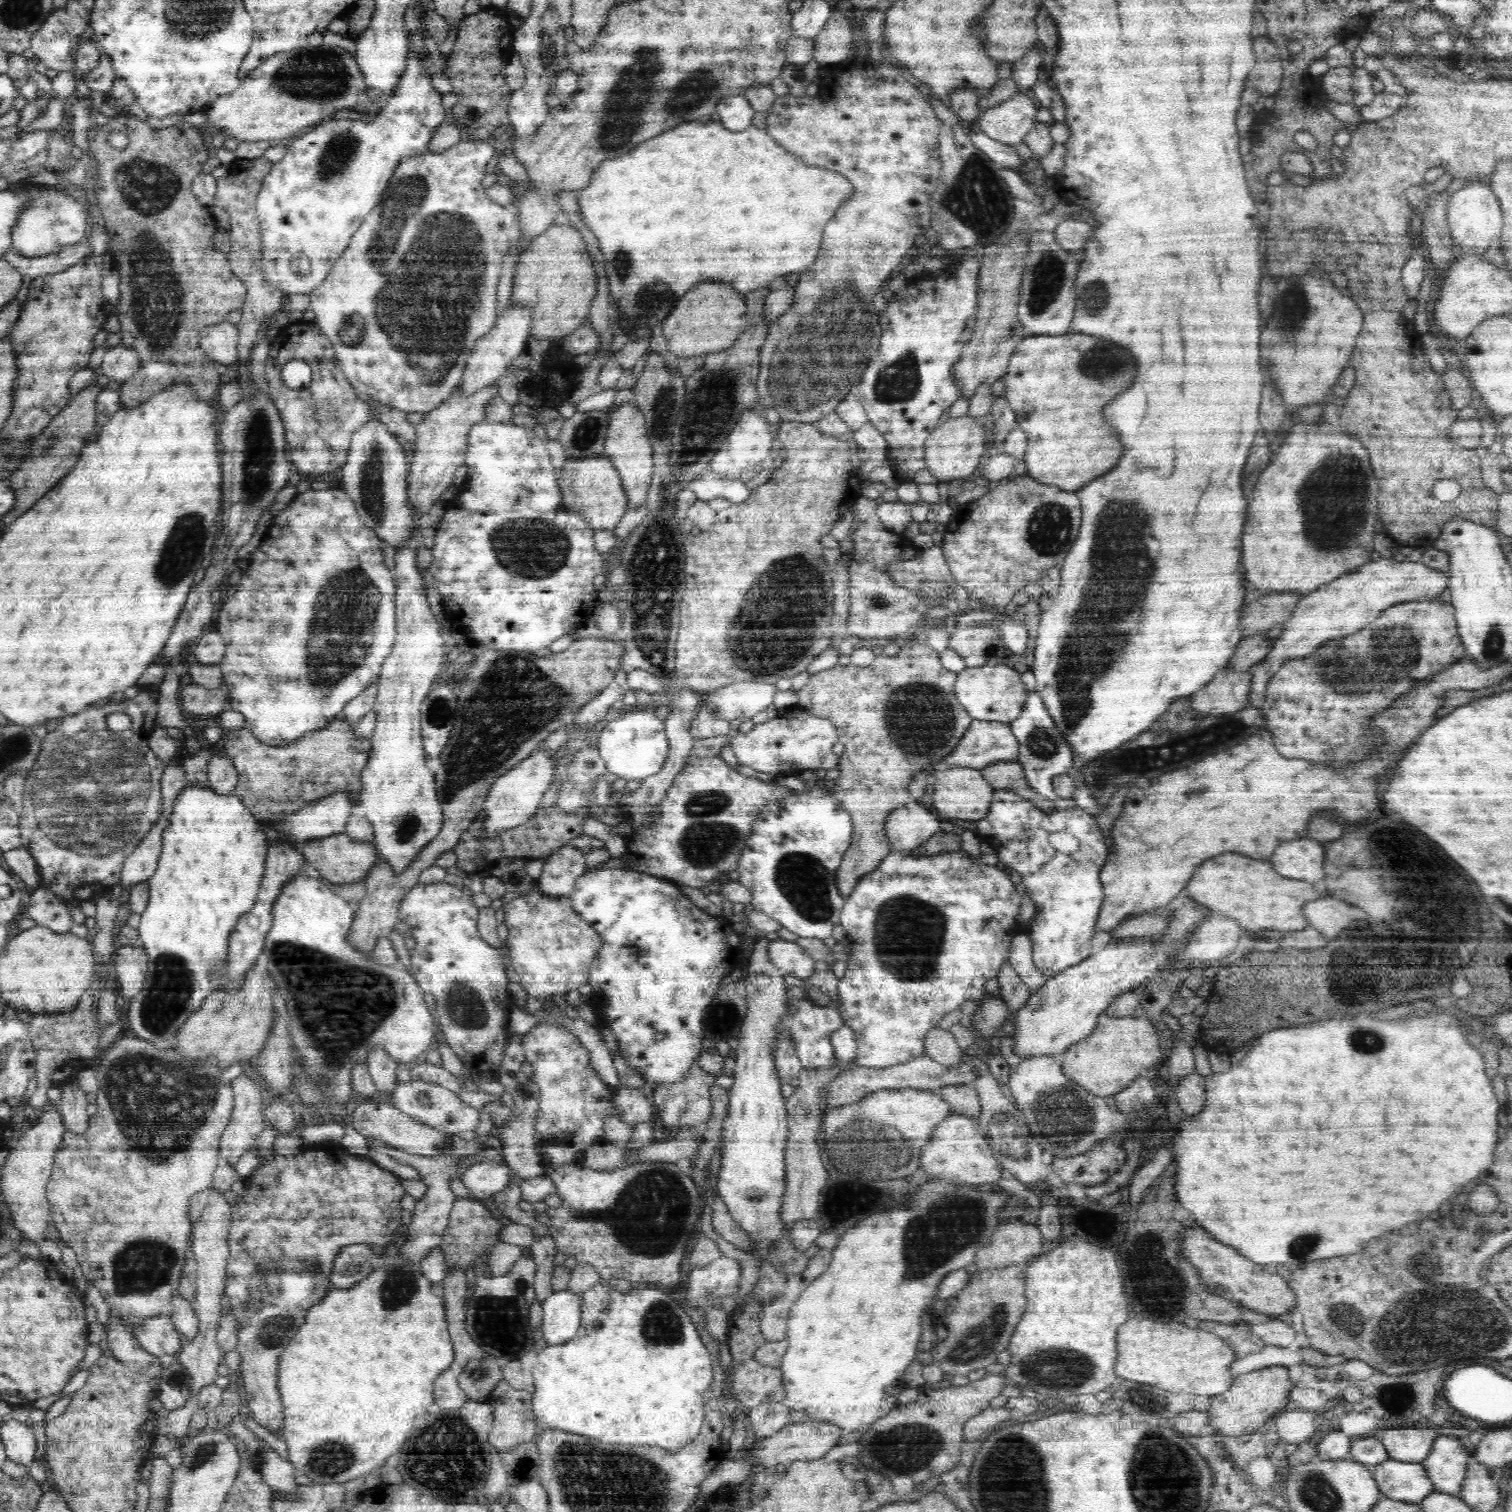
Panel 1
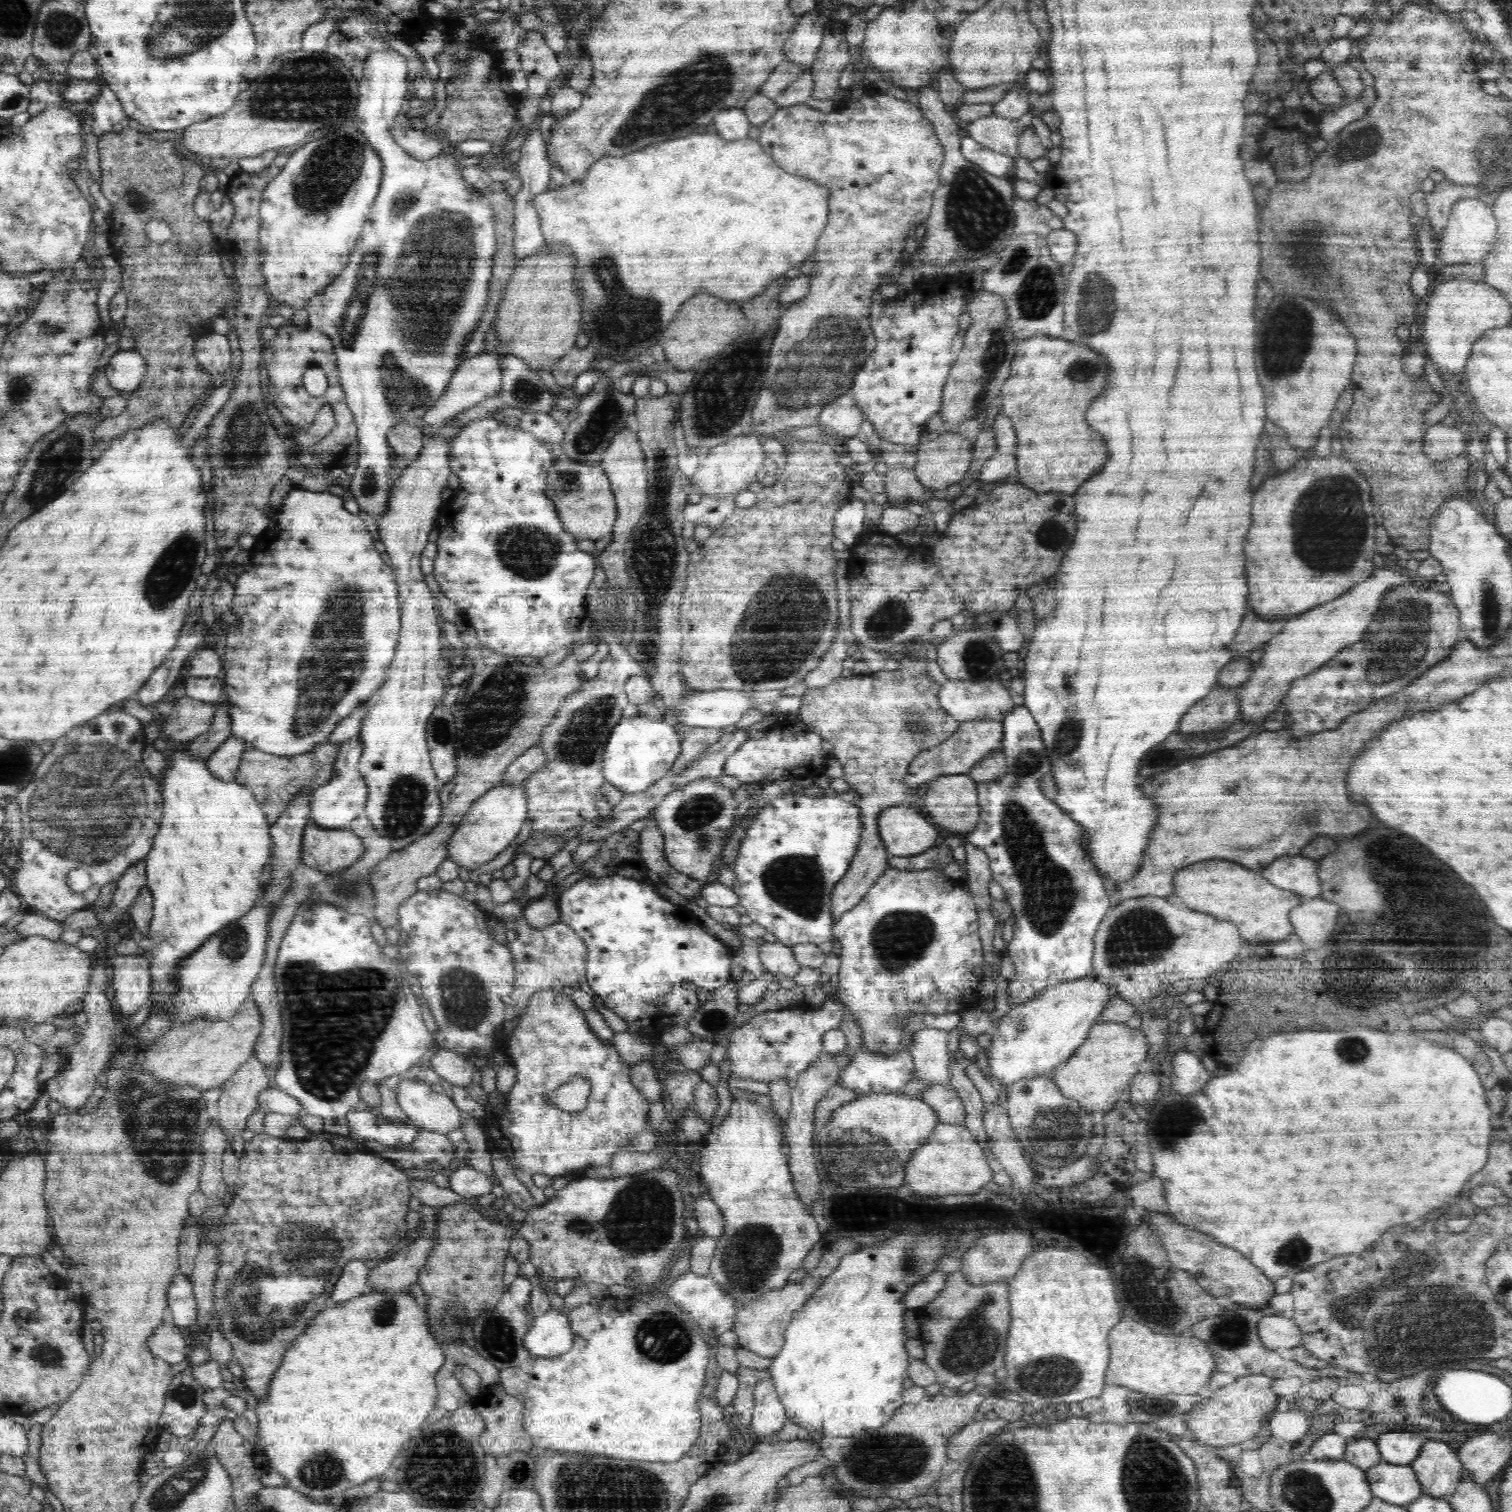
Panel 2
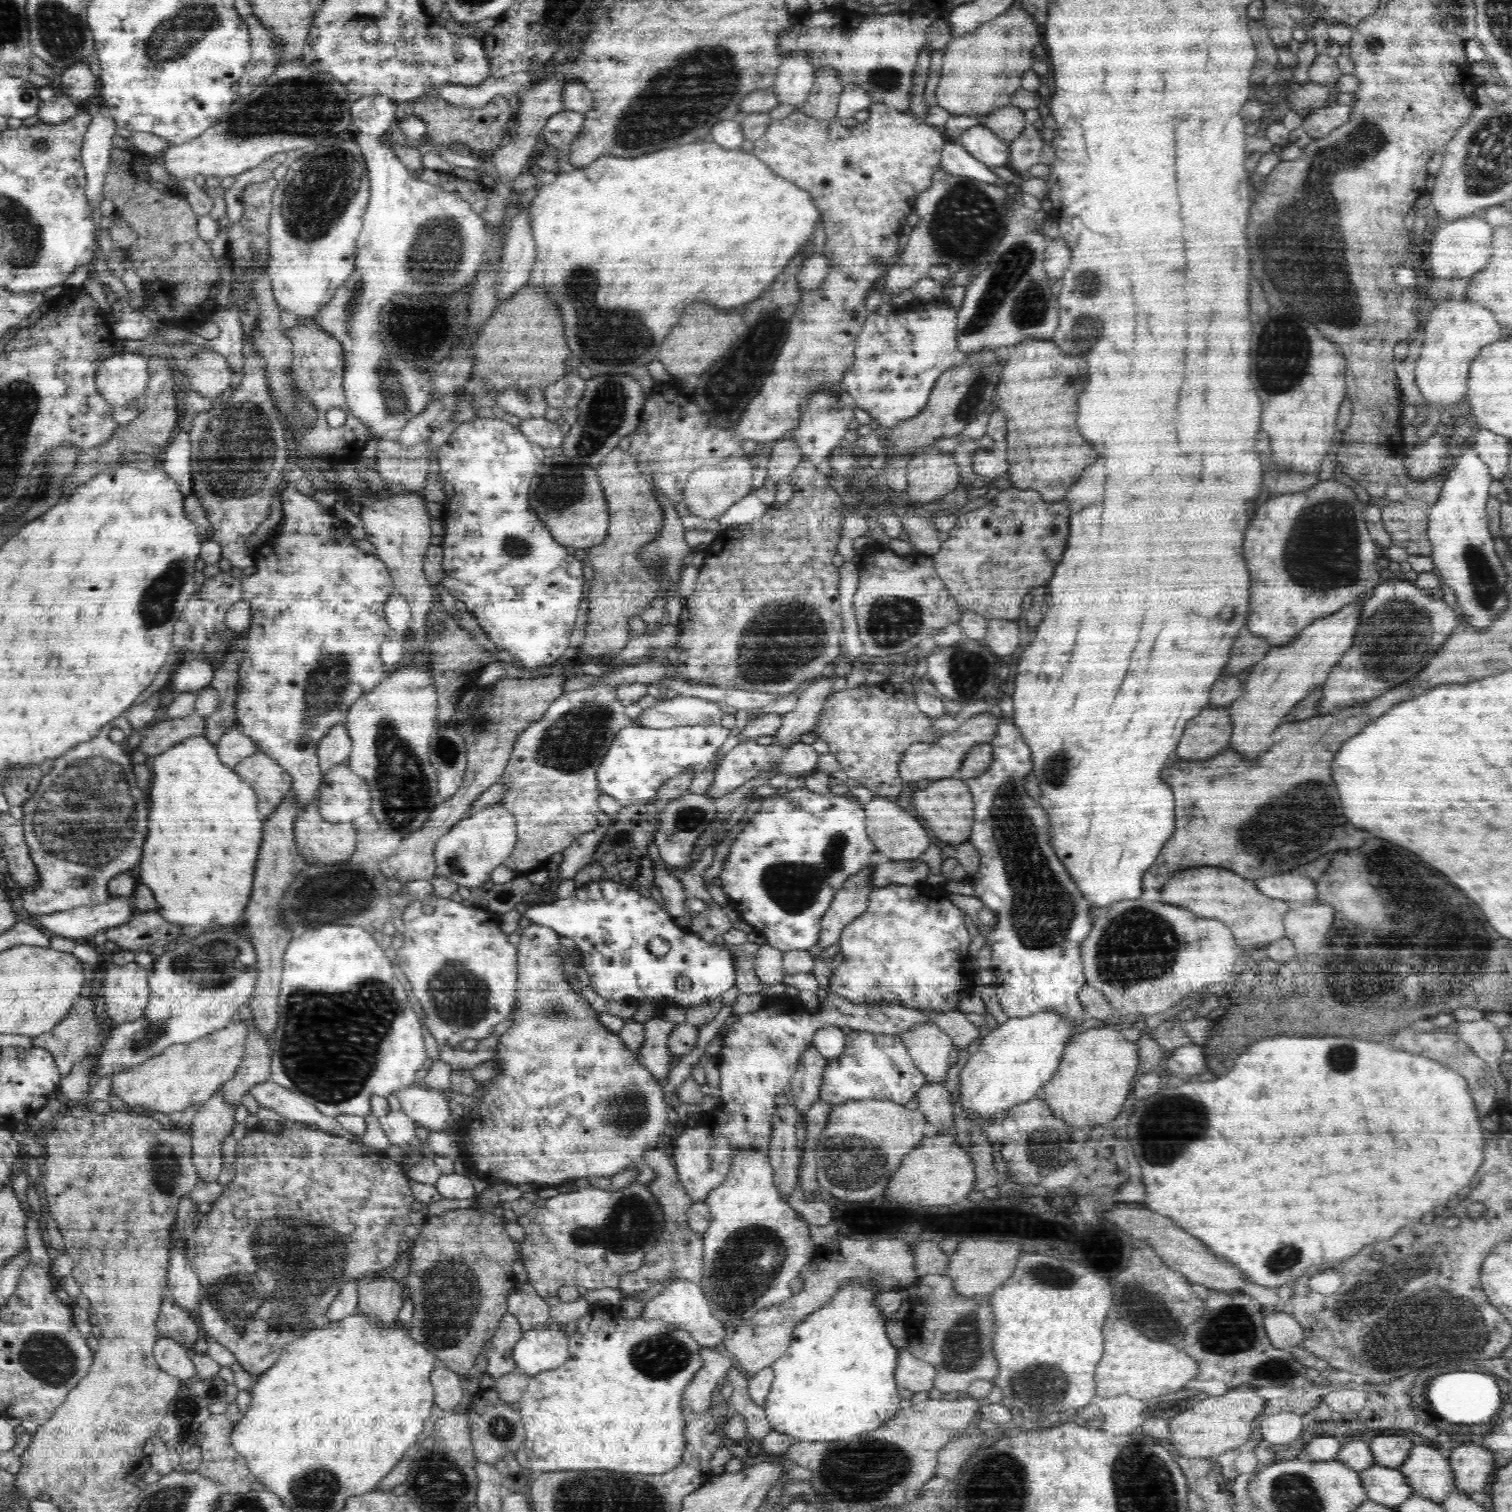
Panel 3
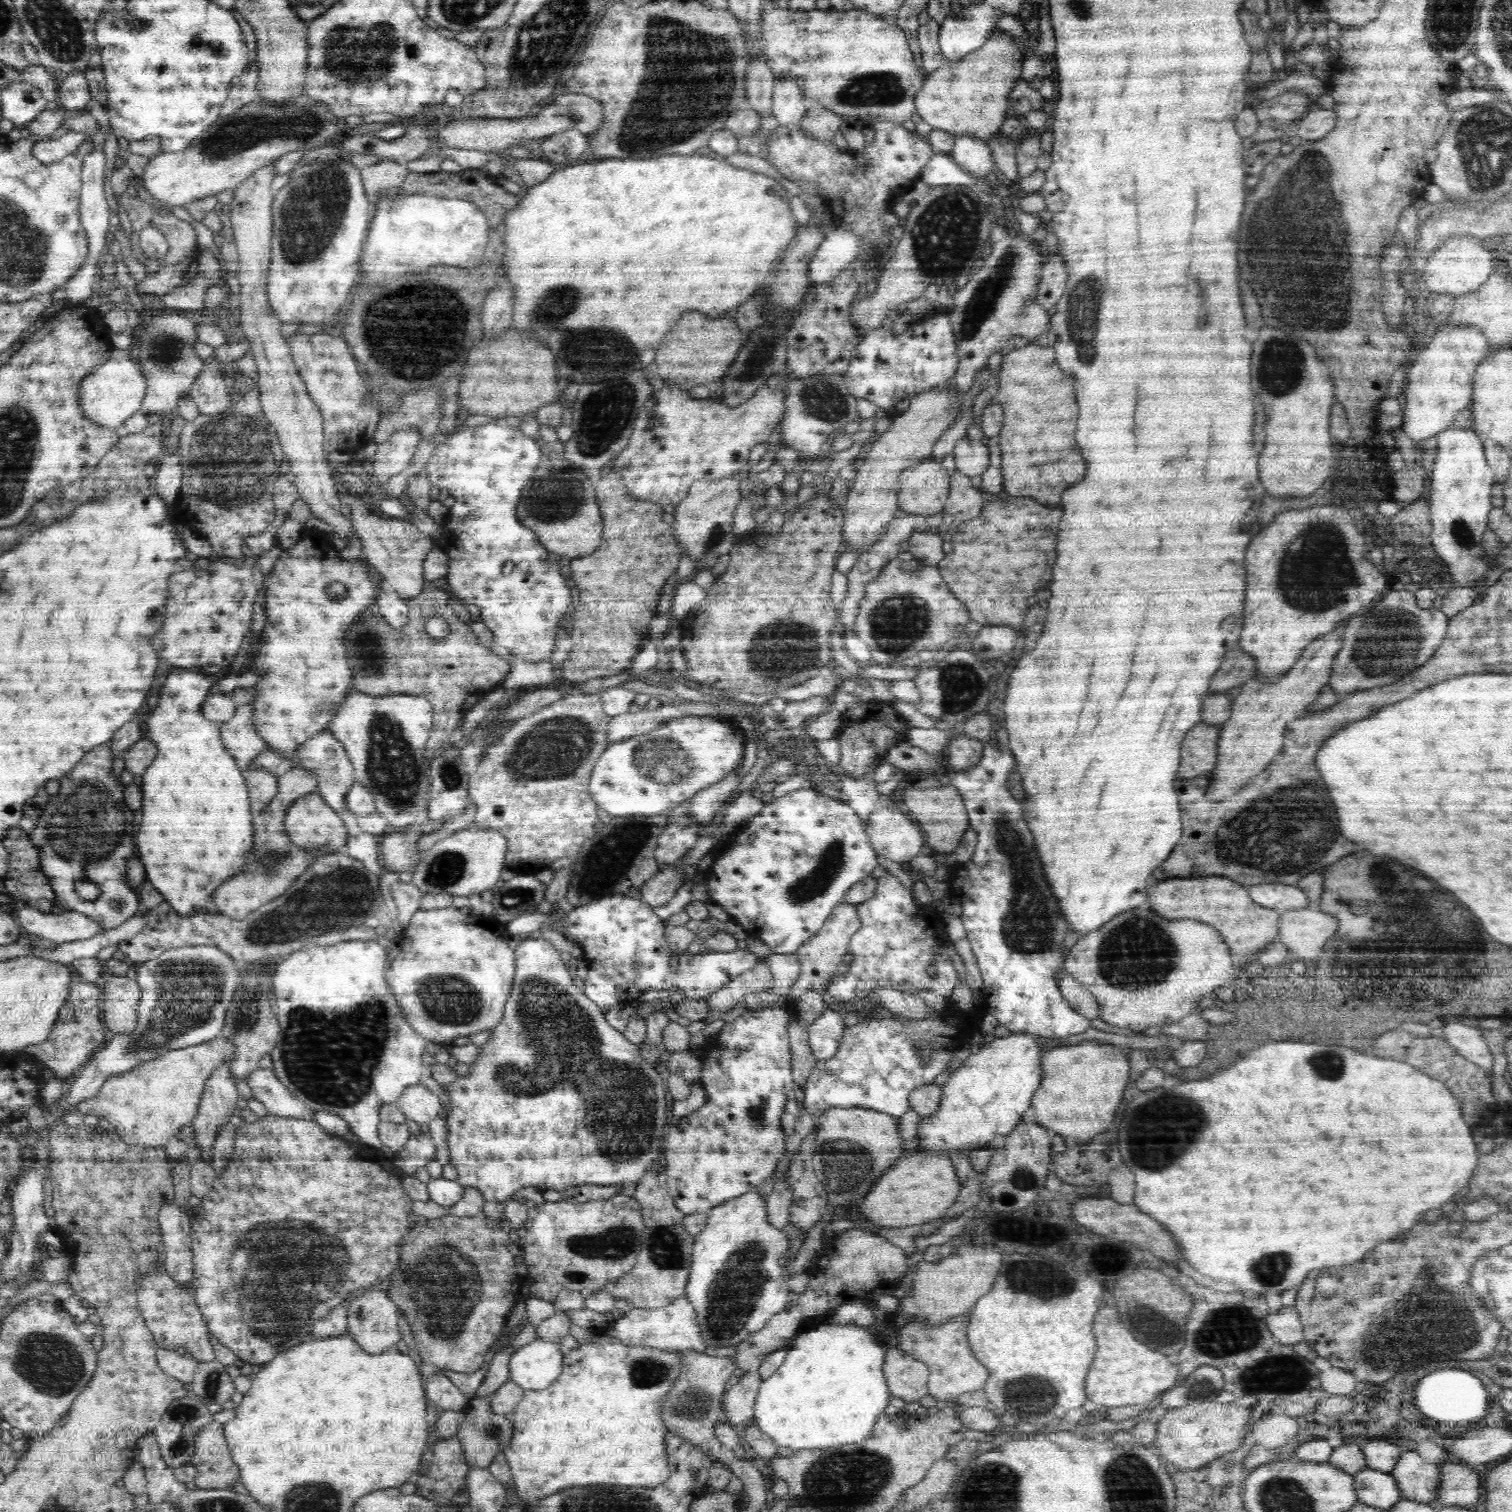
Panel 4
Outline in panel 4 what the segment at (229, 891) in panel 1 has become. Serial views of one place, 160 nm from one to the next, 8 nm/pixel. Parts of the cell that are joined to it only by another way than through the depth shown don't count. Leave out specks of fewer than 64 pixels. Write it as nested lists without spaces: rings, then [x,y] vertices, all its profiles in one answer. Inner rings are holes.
[[[175,667],[174,672],[166,677],[157,706],[150,712],[145,723],[145,738],[156,746],[158,754],[142,776],[141,791],[144,794],[141,804],[144,810],[140,810],[138,814],[136,848],[140,852],[138,856],[144,865],[147,880],[172,905],[172,909],[184,917],[208,910],[222,914],[216,911],[215,906],[210,906],[210,894],[222,884],[222,880],[228,880],[232,874],[236,874],[236,870],[245,867],[245,854],[254,848],[253,816],[242,765],[223,746],[220,738],[221,724],[208,720],[201,711],[210,688],[212,676],[199,669]]]

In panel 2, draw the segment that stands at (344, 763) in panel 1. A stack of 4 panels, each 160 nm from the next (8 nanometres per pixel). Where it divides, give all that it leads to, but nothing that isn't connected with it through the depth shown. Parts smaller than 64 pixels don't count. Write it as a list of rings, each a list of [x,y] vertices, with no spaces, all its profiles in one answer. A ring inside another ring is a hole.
[[[327,740],[313,752],[294,757],[268,754],[248,744],[237,768],[235,781],[253,792],[266,820],[272,825],[300,791],[310,789],[314,792],[315,788],[331,780],[335,775],[335,760],[339,753],[340,749]]]

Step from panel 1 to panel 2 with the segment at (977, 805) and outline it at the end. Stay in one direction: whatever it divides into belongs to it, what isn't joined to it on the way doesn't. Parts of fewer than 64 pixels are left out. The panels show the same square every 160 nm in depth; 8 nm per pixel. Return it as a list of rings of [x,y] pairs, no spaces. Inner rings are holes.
[[[967,774],[939,776],[929,782],[921,805],[928,819],[938,828],[946,830],[948,835],[972,832],[979,821],[980,812],[977,782]]]

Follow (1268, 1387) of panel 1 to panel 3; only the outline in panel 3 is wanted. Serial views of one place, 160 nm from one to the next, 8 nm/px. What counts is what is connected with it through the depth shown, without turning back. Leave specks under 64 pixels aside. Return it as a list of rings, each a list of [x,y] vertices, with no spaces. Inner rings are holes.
[[[1246,1383],[1237,1385],[1221,1396],[1206,1396],[1204,1400],[1168,1420],[1170,1436],[1167,1440],[1186,1459],[1222,1455],[1223,1452],[1239,1448],[1248,1442],[1252,1428],[1257,1426],[1254,1420],[1262,1416],[1264,1404],[1266,1402],[1258,1396],[1256,1388],[1246,1386]]]

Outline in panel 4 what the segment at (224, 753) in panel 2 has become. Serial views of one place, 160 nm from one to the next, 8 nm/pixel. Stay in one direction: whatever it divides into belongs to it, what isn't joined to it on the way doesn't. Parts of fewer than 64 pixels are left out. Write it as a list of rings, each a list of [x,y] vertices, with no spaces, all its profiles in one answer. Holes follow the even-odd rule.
[[[253,701],[239,706],[232,718],[221,724],[220,738],[223,746],[234,756],[240,765],[248,765],[263,751],[267,751],[267,742],[258,735],[252,722]]]

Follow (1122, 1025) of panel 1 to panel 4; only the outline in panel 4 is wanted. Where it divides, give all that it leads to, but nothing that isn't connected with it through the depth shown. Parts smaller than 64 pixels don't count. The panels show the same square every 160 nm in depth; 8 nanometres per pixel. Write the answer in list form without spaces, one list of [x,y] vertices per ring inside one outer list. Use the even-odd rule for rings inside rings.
[[[1086,1040],[1070,1046],[1051,1045],[1041,1056],[1039,1065],[1043,1079],[1031,1100],[1031,1107],[1036,1116],[1034,1122],[1056,1132],[1068,1143],[1088,1143],[1096,1134],[1100,1134],[1112,1124],[1116,1108],[1122,1100],[1122,1092],[1131,1080],[1128,1055],[1123,1055],[1120,1048]]]

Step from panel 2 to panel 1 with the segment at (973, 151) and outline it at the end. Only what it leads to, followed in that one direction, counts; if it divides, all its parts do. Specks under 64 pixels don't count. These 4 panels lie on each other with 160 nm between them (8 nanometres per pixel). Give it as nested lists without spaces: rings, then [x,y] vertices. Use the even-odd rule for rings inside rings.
[[[977,131],[969,132],[968,138],[978,150],[981,150],[984,154],[988,155],[990,160],[994,160],[995,163],[1003,169],[1018,169],[1026,164],[1026,161],[1019,158],[1015,146],[1002,144]]]

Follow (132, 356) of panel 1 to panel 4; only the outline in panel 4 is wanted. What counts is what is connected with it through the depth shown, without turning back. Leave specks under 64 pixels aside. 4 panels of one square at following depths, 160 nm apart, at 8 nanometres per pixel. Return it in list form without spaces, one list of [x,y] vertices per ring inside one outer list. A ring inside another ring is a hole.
[[[115,349],[111,357],[101,364],[99,367],[94,368],[93,372],[88,374],[82,379],[79,386],[79,405],[83,416],[96,426],[103,426],[112,432],[118,432],[120,436],[120,426],[136,412],[141,412],[142,400],[146,390],[146,379],[140,370],[139,364],[135,358],[128,355],[128,352],[122,349]]]

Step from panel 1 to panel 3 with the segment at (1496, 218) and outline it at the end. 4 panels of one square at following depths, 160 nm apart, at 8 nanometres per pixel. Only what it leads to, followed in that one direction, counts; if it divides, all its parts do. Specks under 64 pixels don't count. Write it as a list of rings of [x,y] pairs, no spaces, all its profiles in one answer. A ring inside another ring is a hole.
[[[1473,215],[1442,222],[1427,246],[1432,278],[1473,278],[1480,273],[1490,260],[1494,230],[1486,218]]]

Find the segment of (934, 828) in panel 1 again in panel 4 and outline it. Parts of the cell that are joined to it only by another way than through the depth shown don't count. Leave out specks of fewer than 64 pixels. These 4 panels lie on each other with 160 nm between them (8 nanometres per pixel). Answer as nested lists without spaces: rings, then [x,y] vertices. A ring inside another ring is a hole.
[[[878,806],[872,814],[868,815],[865,822],[865,831],[867,832],[872,848],[894,862],[909,863],[912,858],[920,855],[922,846],[924,846],[925,835],[919,825],[909,818],[904,810],[894,807]]]

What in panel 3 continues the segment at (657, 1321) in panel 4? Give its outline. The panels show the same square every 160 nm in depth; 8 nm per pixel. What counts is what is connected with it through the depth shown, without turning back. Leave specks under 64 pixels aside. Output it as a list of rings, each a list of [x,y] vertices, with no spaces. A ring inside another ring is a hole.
[[[676,1280],[666,1286],[658,1296],[649,1300],[642,1309],[641,1318],[644,1320],[663,1320],[672,1326],[679,1326],[704,1348],[716,1347],[723,1342],[726,1329],[717,1318],[711,1315],[711,1308],[698,1284],[690,1280]]]

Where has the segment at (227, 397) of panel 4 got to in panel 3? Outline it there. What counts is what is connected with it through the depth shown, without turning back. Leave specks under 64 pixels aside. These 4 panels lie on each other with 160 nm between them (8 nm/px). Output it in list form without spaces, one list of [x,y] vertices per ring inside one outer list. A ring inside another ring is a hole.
[[[203,347],[200,354],[185,363],[184,372],[189,378],[191,390],[206,398],[218,398],[220,394],[229,393],[233,372],[220,352]]]

